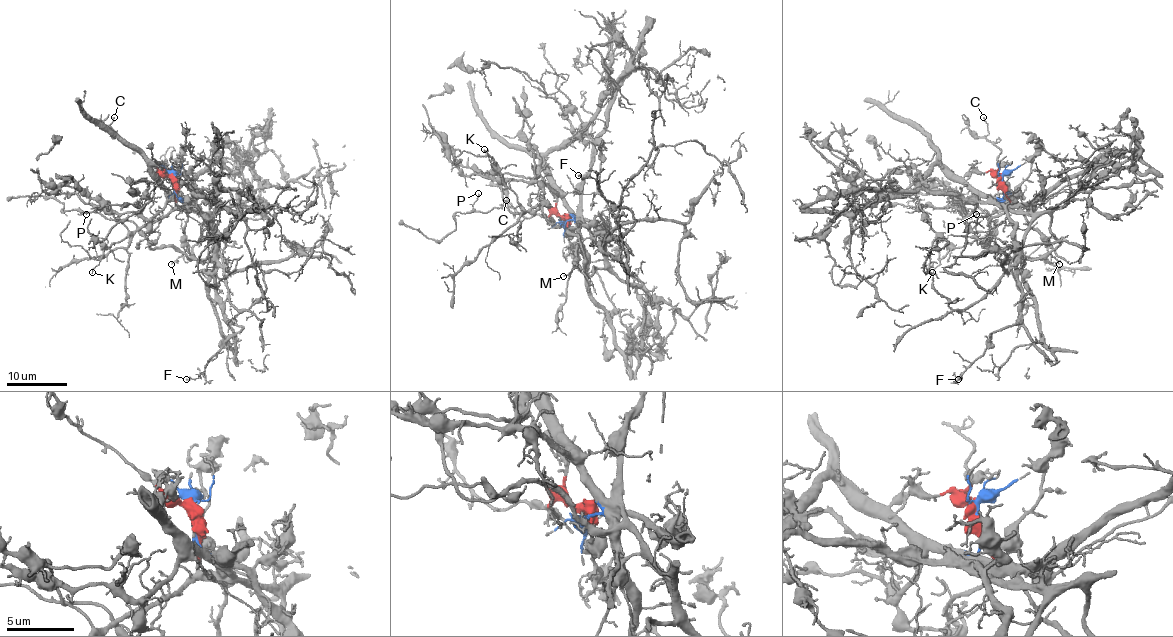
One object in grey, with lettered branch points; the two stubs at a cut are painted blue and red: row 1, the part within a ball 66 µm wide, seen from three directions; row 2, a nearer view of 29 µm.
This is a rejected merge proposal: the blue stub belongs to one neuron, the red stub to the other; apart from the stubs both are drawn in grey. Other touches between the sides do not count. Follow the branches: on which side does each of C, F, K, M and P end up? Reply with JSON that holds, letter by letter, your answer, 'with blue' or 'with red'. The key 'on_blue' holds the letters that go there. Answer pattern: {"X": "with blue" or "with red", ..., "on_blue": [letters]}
{"C": "with red", "F": "with blue", "K": "with red", "M": "with blue", "P": "with red", "on_blue": ["F", "M"]}

